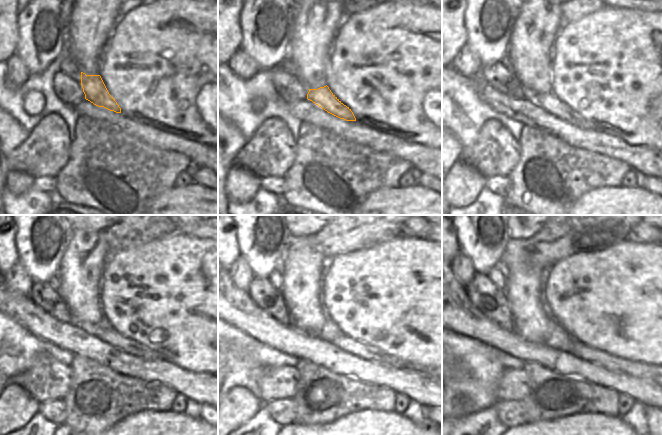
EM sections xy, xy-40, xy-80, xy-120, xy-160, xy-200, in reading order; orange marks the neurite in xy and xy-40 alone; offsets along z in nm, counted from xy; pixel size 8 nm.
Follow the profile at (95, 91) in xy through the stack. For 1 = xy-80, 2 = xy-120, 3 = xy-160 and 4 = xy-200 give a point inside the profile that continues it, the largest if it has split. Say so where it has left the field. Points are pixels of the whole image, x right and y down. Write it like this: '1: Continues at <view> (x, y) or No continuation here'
1: Continues at xy-80 (552, 104)
2: Continues at xy-120 (108, 334)
3: Continues at xy-160 (344, 342)
4: Continues at xy-200 (638, 369).

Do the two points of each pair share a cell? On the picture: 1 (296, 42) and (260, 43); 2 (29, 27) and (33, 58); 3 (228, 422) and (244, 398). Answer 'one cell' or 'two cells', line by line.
1: two cells
2: one cell
3: one cell

